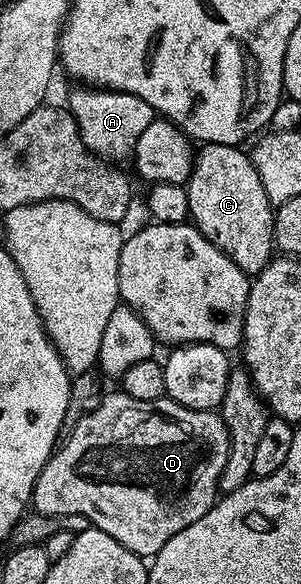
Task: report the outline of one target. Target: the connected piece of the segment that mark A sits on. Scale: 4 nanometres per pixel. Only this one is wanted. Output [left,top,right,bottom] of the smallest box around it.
[66,85,154,161]

